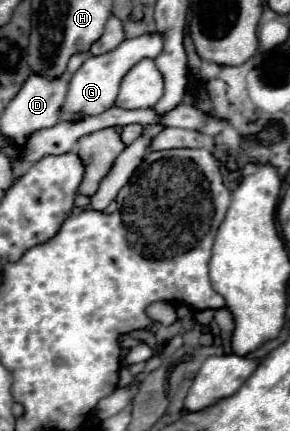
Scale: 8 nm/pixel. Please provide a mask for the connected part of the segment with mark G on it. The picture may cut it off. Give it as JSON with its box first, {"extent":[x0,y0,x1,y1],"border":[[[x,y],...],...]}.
{"extent":[61,33,163,115],"border":[[[147,33],[147,35],[141,35],[141,37],[135,37],[135,39],[125,39],[117,49],[105,53],[105,55],[99,55],[99,57],[89,57],[81,67],[79,71],[71,77],[69,81],[69,89],[71,89],[71,95],[67,95],[65,99],[65,105],[61,107],[61,111],[65,115],[69,113],[85,113],[87,115],[99,115],[103,113],[105,109],[109,109],[113,103],[115,103],[115,97],[117,97],[117,87],[123,79],[123,75],[135,65],[139,63],[141,59],[149,57],[149,59],[155,59],[163,49],[163,37],[161,33]]]}

